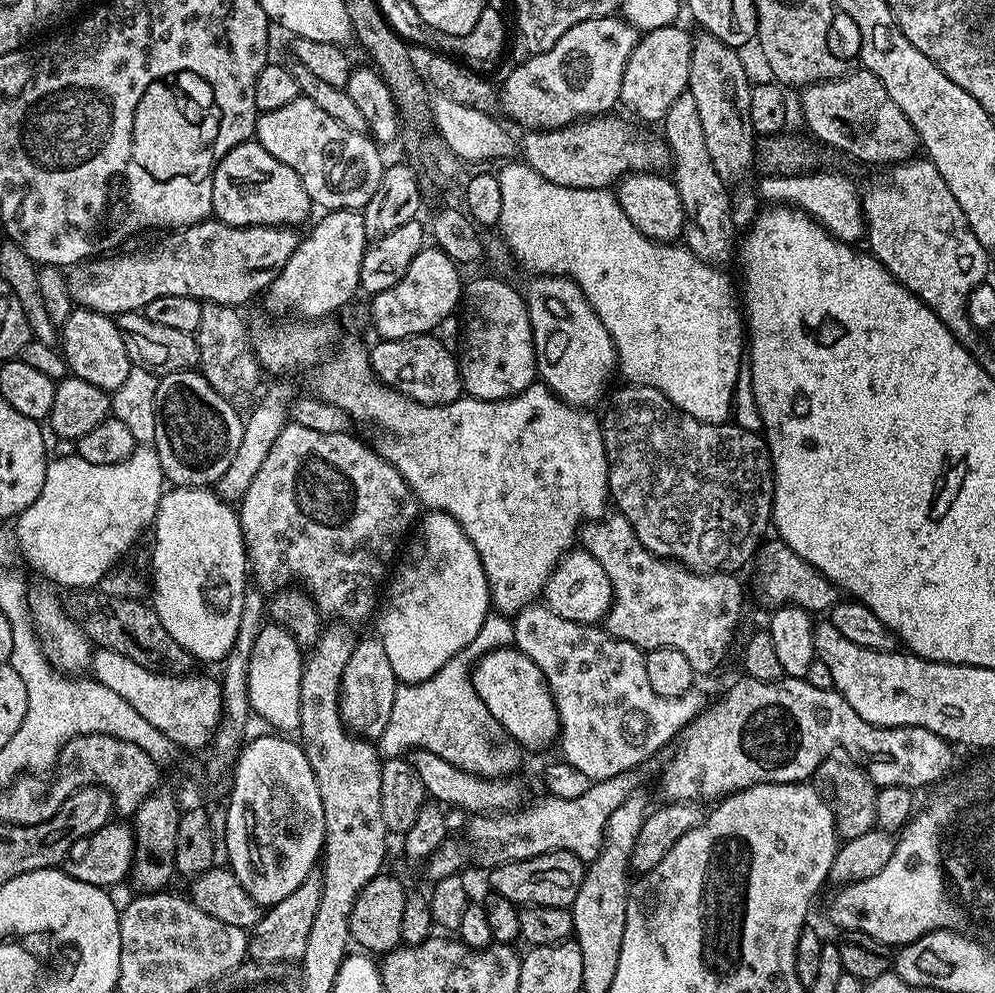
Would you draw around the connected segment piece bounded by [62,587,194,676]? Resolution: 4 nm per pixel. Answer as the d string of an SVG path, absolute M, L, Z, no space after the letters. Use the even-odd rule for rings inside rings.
M94 587L69 591L62 603L66 615L88 635L96 648L126 654L126 658L138 662L138 666L163 672L166 676L182 676L193 671L194 657L182 646L178 646L174 638L170 638L158 614L143 599L111 596L99 587Z

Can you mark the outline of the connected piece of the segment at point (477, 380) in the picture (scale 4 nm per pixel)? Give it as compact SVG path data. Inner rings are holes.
M480 276L463 285L462 304L465 309L468 307L468 317L464 320L464 353L458 356L463 391L474 400L509 400L529 388L537 379L536 347L521 289L511 288L506 281L492 276Z

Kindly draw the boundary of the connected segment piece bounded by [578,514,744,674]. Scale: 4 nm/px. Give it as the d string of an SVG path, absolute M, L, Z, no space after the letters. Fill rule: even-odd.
M608 514L603 518L585 523L578 533L583 551L589 552L606 570L612 587L612 605L606 617L606 631L614 638L636 644L642 650L673 648L686 654L690 666L697 674L712 672L728 656L736 627L740 624L740 610L744 606L744 592L735 575L723 571L710 573L693 572L679 563L655 556L644 549L630 522L621 514Z

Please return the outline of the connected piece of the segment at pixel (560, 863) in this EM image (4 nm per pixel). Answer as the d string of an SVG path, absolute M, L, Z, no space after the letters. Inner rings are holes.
M566 851L547 852L534 858L526 858L518 862L498 864L487 873L488 884L495 895L506 898L511 904L523 906L537 904L538 906L554 906L568 908L584 881L586 871L585 861L579 860L574 853Z

